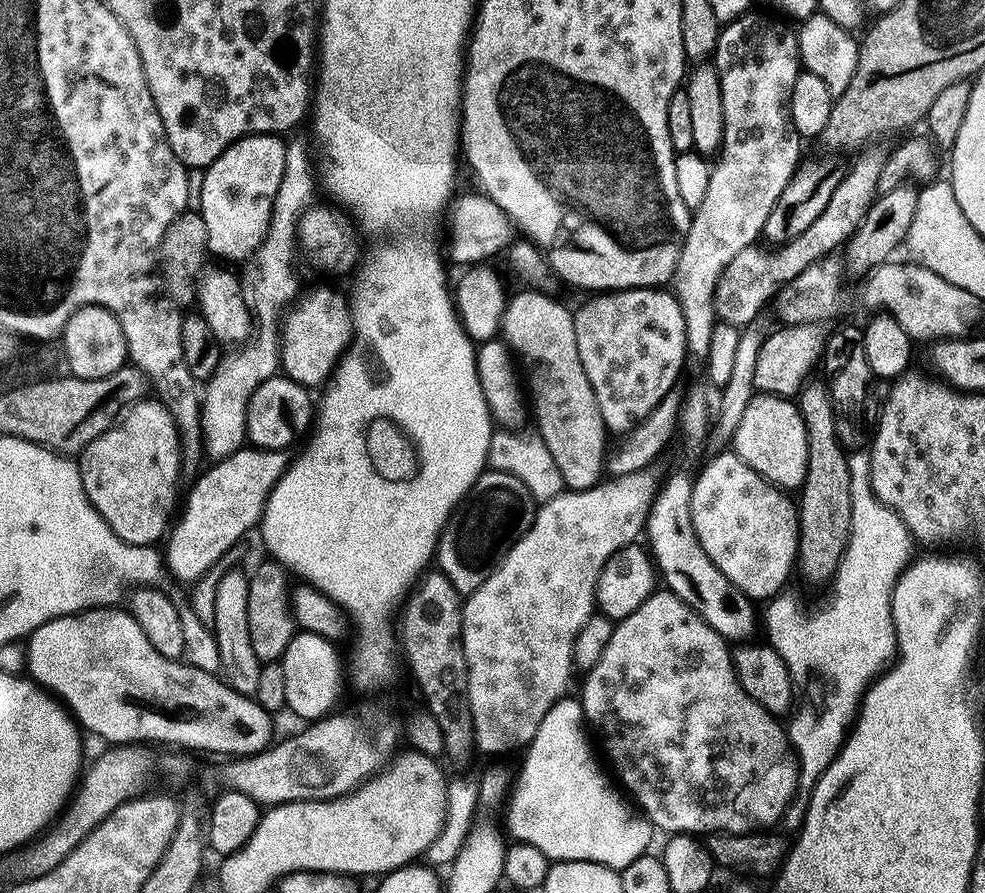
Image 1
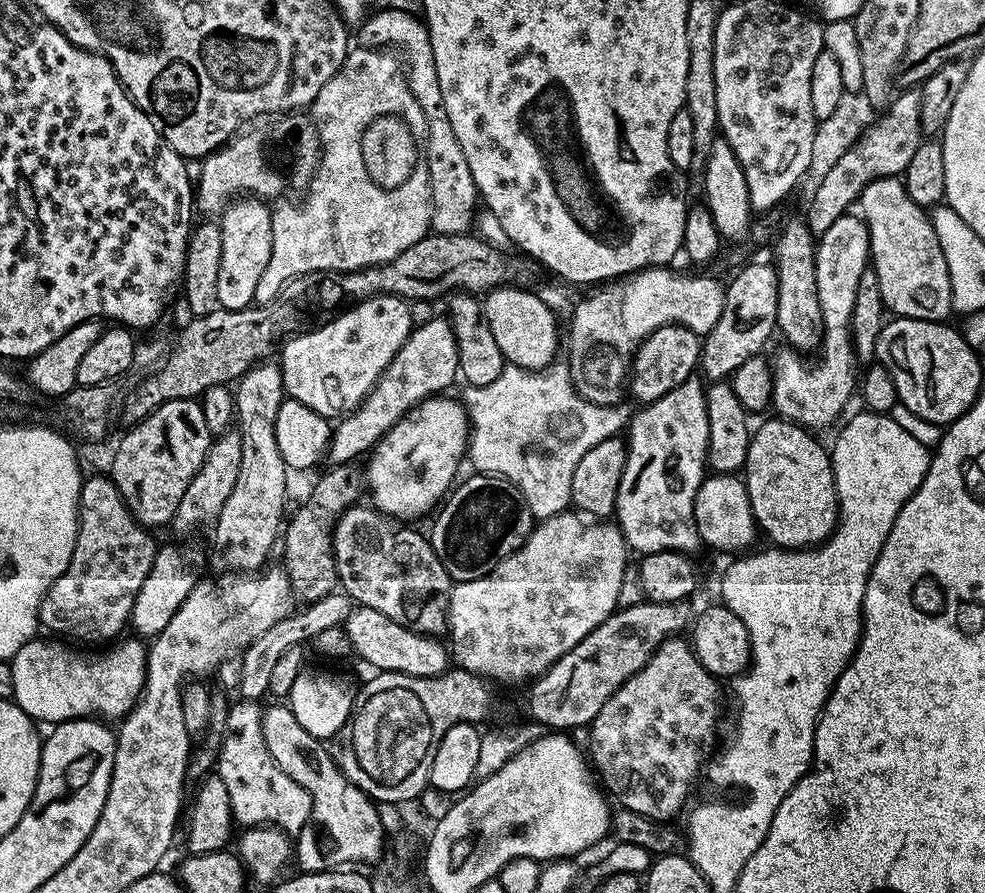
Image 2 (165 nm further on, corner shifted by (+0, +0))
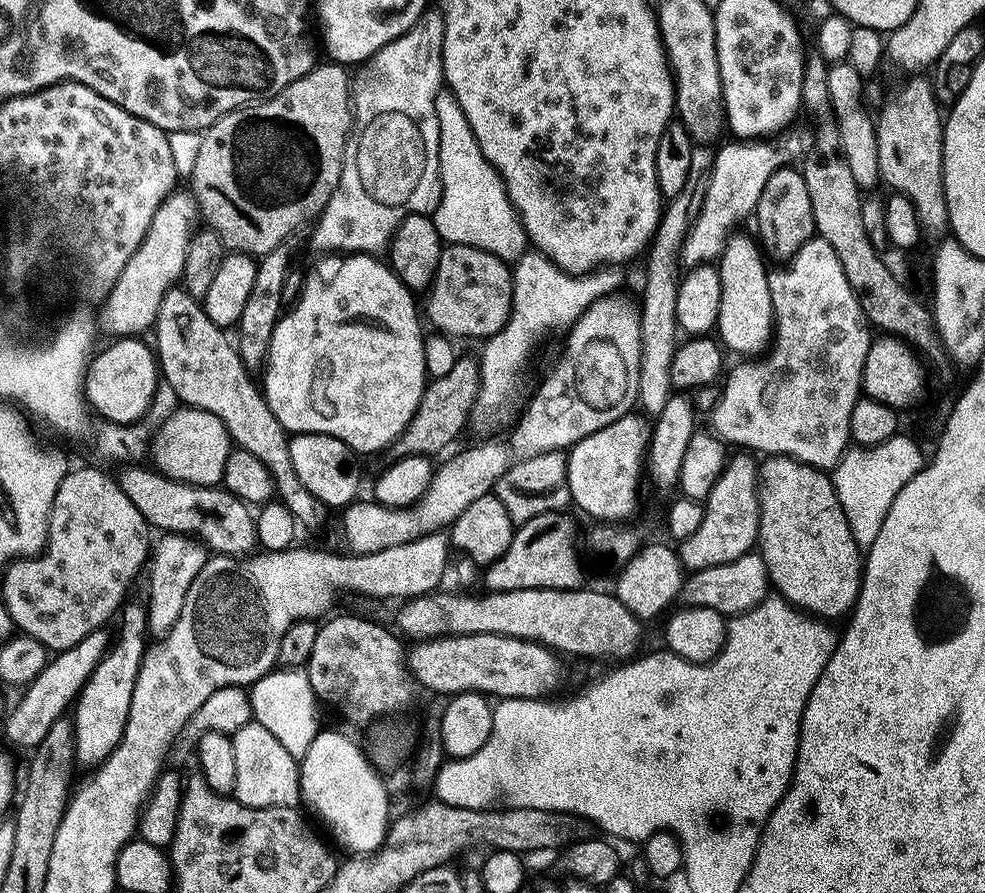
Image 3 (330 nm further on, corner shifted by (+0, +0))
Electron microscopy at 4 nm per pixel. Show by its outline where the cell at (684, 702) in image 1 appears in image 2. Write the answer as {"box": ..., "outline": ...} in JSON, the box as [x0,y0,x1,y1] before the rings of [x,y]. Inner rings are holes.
{"box":[587,638,721,822],"outline":[[[673,638],[663,640],[646,666],[635,672],[608,699],[606,706],[598,710],[587,729],[590,764],[598,773],[603,787],[609,793],[612,791],[623,807],[657,822],[671,821],[668,820],[671,816],[679,814],[696,779],[699,776],[701,779],[702,765],[706,760],[704,751],[712,740],[712,728],[720,724],[720,686],[721,681],[700,664],[692,644],[684,638]]]}

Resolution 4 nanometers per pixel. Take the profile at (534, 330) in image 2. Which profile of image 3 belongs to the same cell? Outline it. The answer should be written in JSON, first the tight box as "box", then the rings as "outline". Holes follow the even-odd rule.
{"box":[422,244,512,338],"outline":[[[448,244],[441,247],[436,277],[432,279],[432,287],[424,298],[425,300],[422,300],[423,315],[427,323],[429,320],[436,327],[433,329],[437,333],[449,338],[493,336],[502,330],[502,326],[506,326],[512,313],[512,268],[494,254],[487,253],[486,250],[475,249],[474,246],[468,245]]]}

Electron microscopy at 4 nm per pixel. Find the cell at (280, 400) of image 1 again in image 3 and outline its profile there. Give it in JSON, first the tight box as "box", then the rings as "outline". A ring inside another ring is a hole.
{"box":[289,432,360,510],"outline":[[[297,432],[289,439],[290,462],[294,462],[294,474],[302,478],[302,486],[314,494],[329,509],[343,510],[357,499],[360,492],[360,464],[357,453],[346,442],[326,434]]]}

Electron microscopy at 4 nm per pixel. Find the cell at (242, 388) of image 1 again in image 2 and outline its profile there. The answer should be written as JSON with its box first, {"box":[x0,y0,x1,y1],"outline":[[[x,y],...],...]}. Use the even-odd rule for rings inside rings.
{"box":[256,47,431,304],"outline":[[[353,47],[348,56],[342,62],[338,74],[318,90],[318,98],[310,106],[310,119],[316,125],[316,132],[320,136],[320,163],[316,166],[316,172],[308,183],[303,193],[304,201],[301,204],[280,204],[272,212],[272,249],[270,250],[270,262],[266,262],[266,270],[262,270],[262,278],[258,278],[258,290],[256,291],[256,304],[268,304],[277,299],[287,280],[295,276],[307,277],[307,272],[356,272],[359,268],[375,268],[382,264],[388,264],[402,250],[410,250],[414,242],[418,242],[423,236],[429,235],[431,222],[431,190],[428,185],[428,167],[425,157],[422,155],[422,137],[427,129],[427,120],[423,116],[422,108],[411,93],[407,84],[406,72],[401,61],[396,61],[389,53],[391,51],[378,48]]]}

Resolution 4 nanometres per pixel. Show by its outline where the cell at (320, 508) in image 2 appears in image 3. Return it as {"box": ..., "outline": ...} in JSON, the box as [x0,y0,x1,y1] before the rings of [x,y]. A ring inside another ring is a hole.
{"box":[390,355,480,457],"outline":[[[457,355],[454,367],[437,380],[427,381],[418,410],[414,418],[402,430],[402,434],[392,443],[390,452],[393,457],[425,456],[434,457],[435,452],[448,448],[464,432],[468,419],[473,419],[476,411],[476,399],[480,393],[480,361],[475,355]]]}

